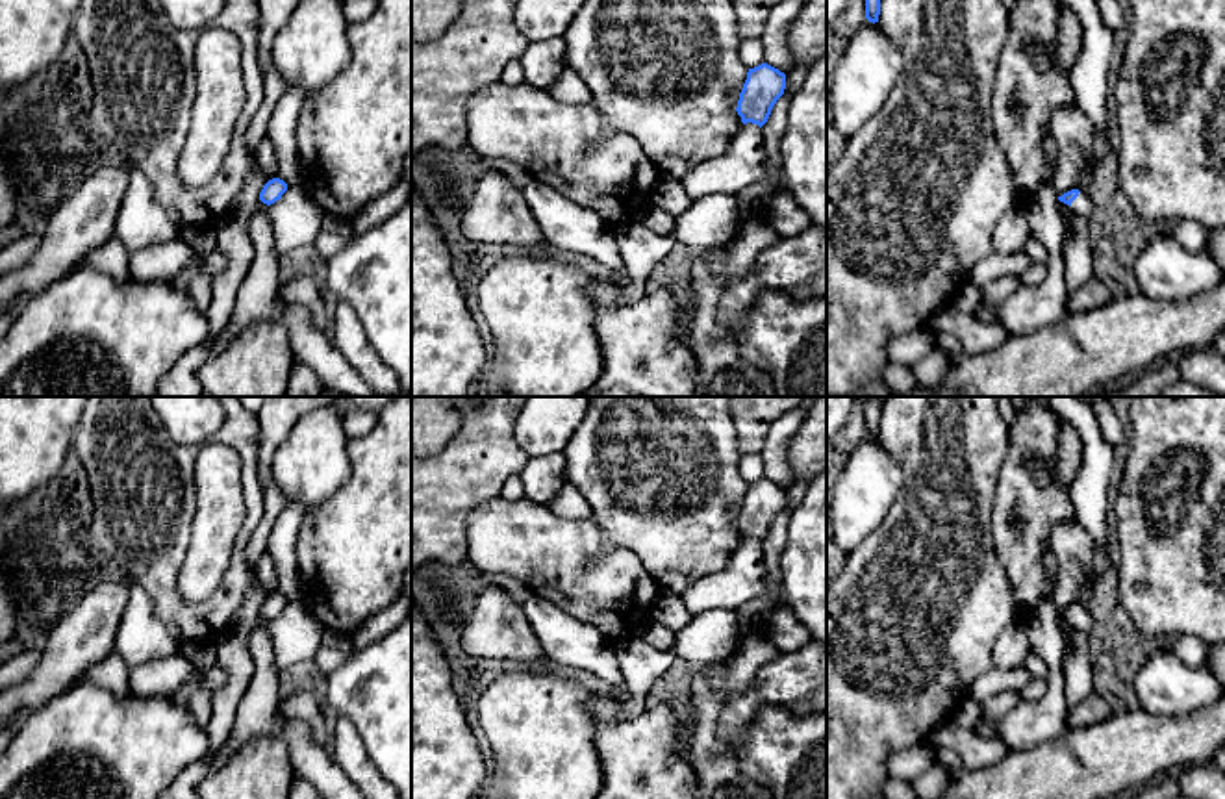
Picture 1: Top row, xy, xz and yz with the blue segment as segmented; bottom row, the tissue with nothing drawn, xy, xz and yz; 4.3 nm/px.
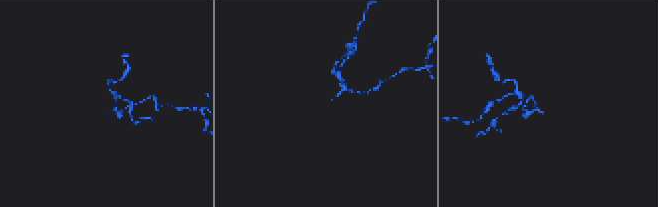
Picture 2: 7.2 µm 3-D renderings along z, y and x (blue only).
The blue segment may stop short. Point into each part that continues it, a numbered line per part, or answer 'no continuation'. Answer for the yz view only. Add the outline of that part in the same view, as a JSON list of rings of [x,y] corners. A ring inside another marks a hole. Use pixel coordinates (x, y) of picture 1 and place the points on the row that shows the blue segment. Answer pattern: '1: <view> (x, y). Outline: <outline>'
1: yz (1081, 204). Outline: [[[1079,193],[1079,197],[1071,202],[1071,209],[1088,222],[1092,221],[1092,202],[1088,200],[1086,193]]]

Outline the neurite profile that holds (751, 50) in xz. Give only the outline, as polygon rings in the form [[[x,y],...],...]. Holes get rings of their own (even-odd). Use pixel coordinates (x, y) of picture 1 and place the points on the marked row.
[[[741,39],[739,41],[739,59],[747,69],[754,69],[764,63],[764,44],[762,39]]]

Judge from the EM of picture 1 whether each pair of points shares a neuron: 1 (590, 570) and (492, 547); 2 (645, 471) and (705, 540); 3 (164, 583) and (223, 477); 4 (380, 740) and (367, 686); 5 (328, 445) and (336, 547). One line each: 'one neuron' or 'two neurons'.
1: one neuron
2: one neuron
3: two neurons
4: one neuron
5: two neurons

